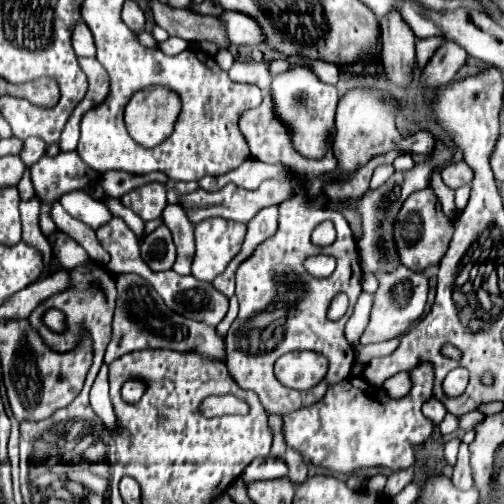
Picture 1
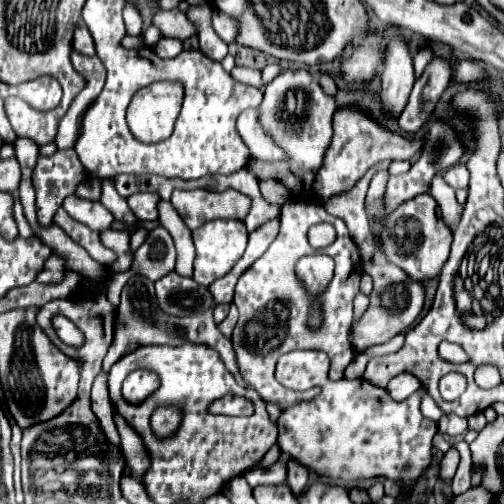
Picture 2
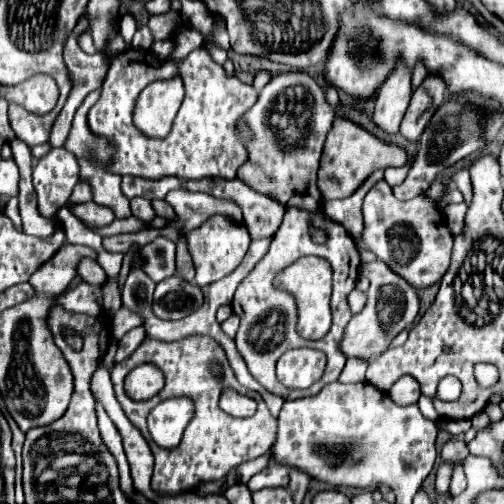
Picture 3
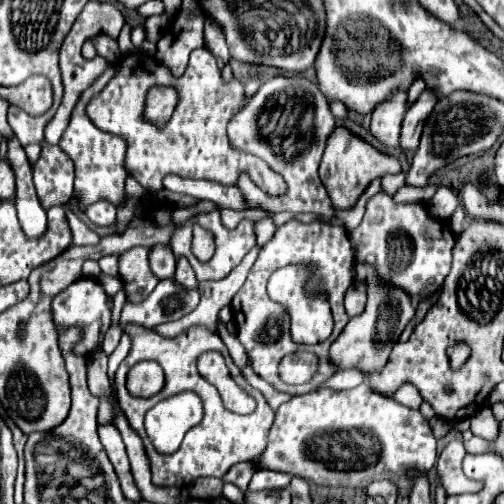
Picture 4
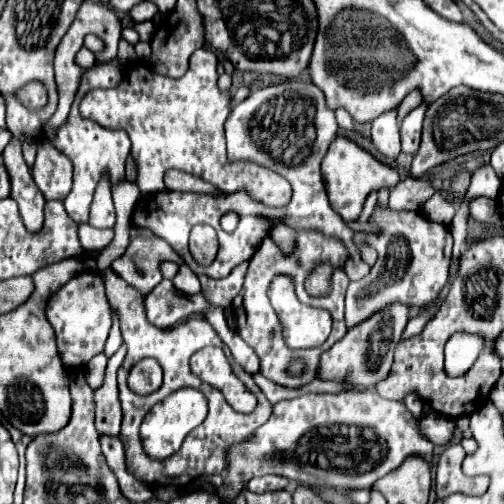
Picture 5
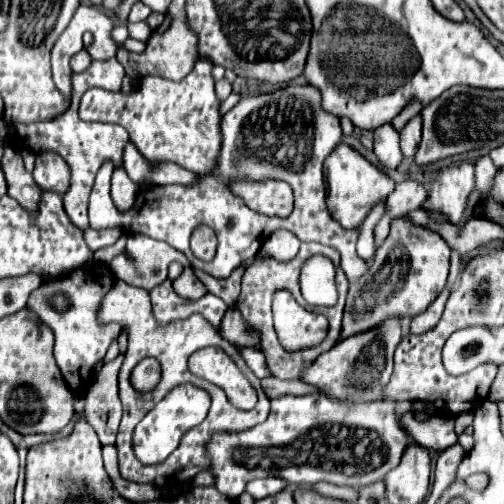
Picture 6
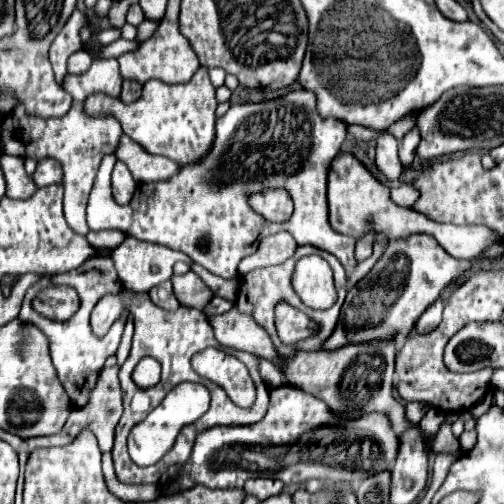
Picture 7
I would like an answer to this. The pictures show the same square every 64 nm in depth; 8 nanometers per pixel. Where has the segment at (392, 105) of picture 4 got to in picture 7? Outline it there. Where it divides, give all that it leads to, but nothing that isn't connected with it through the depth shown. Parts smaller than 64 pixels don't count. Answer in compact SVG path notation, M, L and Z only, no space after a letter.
M382 134L376 140L376 166L386 176L388 182L398 182L402 174L402 164L398 160L398 142L390 134Z

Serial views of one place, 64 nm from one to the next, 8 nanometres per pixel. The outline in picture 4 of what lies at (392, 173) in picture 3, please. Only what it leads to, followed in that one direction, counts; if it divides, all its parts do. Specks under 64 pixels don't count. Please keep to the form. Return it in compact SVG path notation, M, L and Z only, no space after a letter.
M396 174L396 176L384 176L382 178L382 190L386 190L390 196L400 188L400 184L404 184L404 174Z

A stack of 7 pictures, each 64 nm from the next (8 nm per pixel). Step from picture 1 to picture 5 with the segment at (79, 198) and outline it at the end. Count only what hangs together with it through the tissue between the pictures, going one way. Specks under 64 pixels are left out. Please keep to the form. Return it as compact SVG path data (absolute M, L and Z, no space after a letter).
M105 173L98 183L94 200L90 204L90 226L96 228L114 228L116 212L110 196L110 180Z

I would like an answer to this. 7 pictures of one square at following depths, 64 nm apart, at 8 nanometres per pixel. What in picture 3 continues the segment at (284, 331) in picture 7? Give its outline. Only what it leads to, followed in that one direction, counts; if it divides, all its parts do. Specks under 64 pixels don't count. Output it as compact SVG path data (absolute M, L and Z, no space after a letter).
M300 258L288 268L284 268L276 280L274 288L288 292L296 306L298 306L298 324L296 332L300 332L300 338L304 340L322 340L328 334L328 328L332 326L332 314L330 314L330 292L332 292L332 270L322 258Z

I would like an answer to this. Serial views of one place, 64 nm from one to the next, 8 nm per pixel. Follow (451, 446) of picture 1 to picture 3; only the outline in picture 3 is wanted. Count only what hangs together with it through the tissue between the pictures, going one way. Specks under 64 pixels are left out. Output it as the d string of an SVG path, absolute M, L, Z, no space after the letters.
M440 464L438 466L438 472L436 472L436 494L440 494L440 496L448 494L450 474L452 474L452 466L450 464Z

